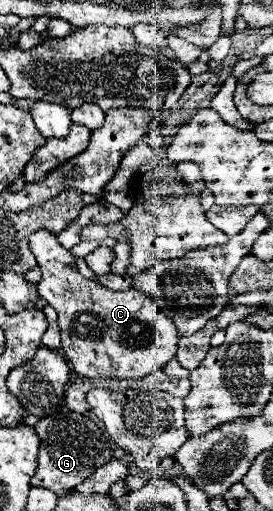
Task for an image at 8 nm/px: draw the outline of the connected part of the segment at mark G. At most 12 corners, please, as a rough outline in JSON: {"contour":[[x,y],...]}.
{"contour":[[85,415],[35,423],[39,467],[31,479],[55,495],[111,457],[105,431]]}

